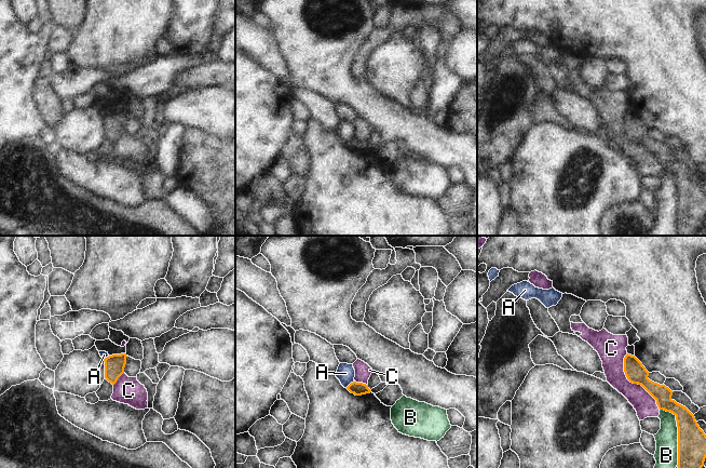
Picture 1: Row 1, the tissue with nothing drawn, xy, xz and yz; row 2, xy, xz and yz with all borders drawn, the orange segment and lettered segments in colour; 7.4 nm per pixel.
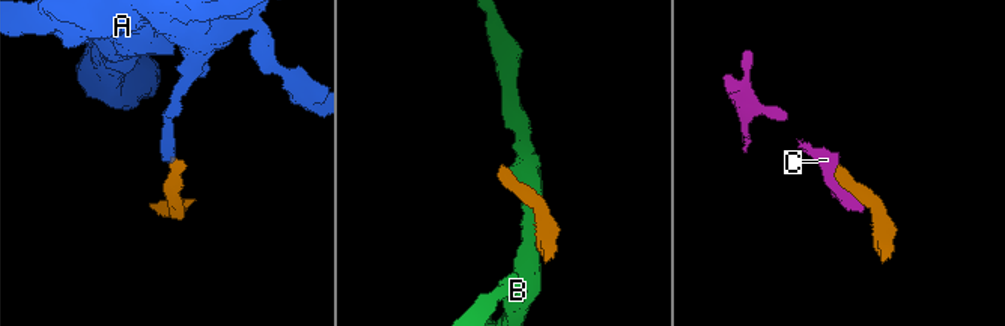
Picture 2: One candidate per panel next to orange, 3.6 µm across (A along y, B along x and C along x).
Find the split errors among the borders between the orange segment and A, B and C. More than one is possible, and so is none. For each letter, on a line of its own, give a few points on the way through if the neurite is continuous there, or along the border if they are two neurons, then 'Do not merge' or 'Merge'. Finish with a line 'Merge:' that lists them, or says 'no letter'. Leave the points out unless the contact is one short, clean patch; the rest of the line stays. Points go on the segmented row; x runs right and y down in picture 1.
A: Boundary: xz (354, 380), (345, 387). Do not merge
B: Do not merge
C: Do not merge
Merge: no letter

